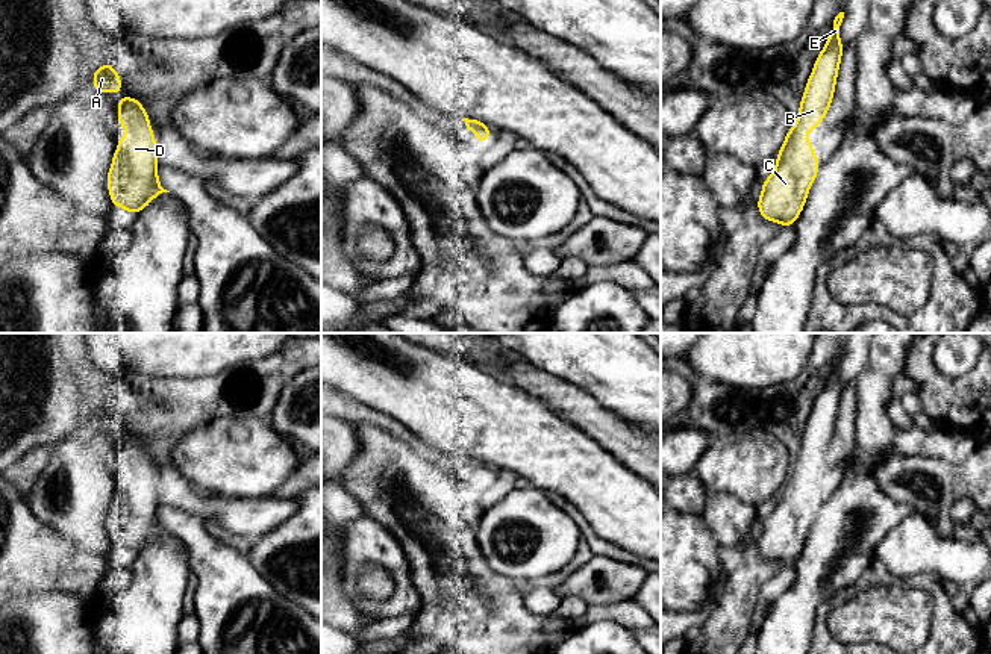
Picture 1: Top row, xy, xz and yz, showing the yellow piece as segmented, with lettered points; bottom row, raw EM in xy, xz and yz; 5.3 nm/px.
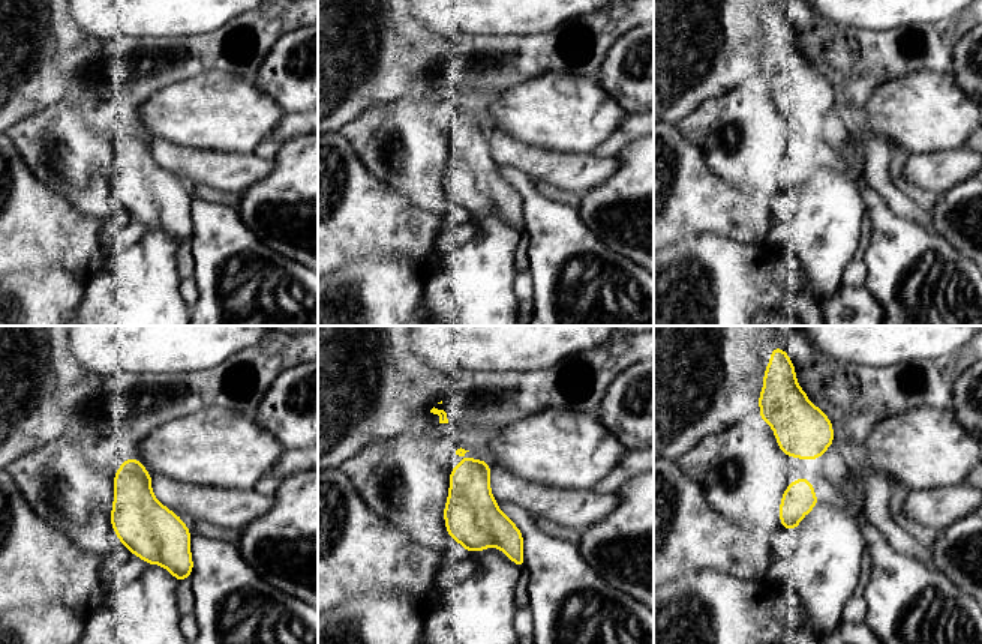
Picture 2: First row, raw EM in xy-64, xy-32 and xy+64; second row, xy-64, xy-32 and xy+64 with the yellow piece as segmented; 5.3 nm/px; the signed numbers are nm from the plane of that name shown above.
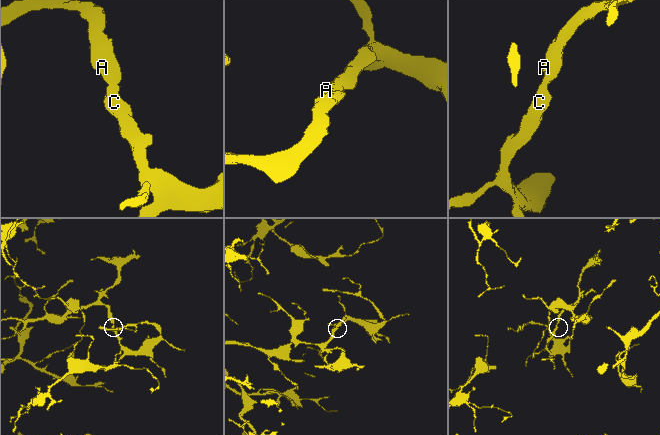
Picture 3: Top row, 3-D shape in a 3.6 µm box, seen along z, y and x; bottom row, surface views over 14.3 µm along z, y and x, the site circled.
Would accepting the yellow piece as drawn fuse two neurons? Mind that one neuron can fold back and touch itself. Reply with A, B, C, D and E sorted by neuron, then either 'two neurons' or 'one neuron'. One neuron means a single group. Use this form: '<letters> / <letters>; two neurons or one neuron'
A B C D E; one neuron

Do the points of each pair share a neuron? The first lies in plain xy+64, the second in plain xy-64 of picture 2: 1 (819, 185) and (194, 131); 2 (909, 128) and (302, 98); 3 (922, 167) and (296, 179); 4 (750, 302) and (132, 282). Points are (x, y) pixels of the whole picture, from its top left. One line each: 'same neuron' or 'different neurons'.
1: different neurons
2: different neurons
3: different neurons
4: different neurons

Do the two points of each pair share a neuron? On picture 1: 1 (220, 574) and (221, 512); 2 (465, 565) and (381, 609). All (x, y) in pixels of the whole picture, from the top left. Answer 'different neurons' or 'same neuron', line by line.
1: different neurons
2: different neurons

